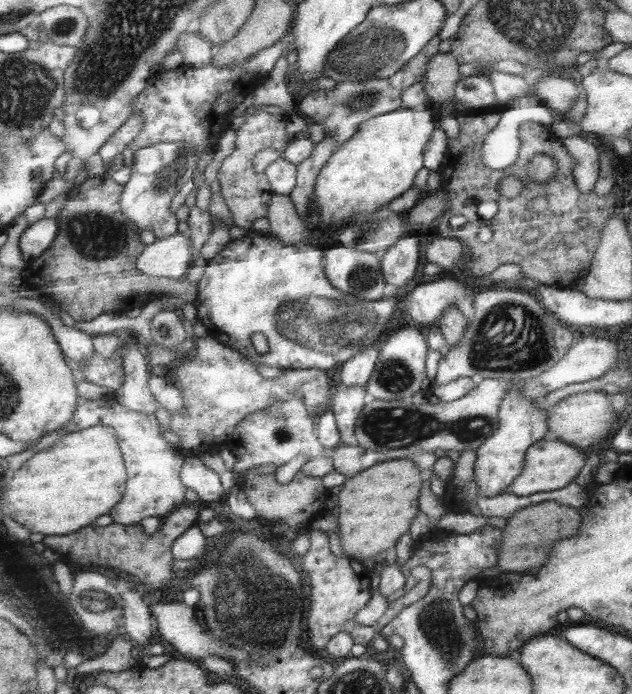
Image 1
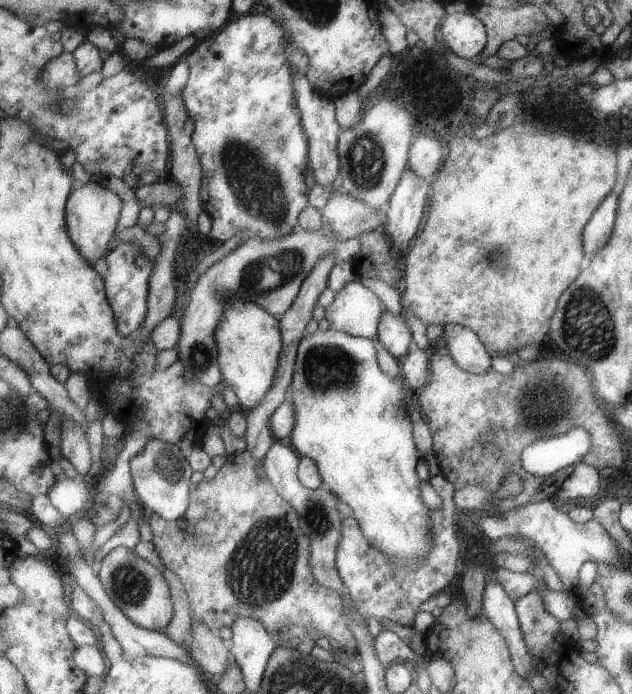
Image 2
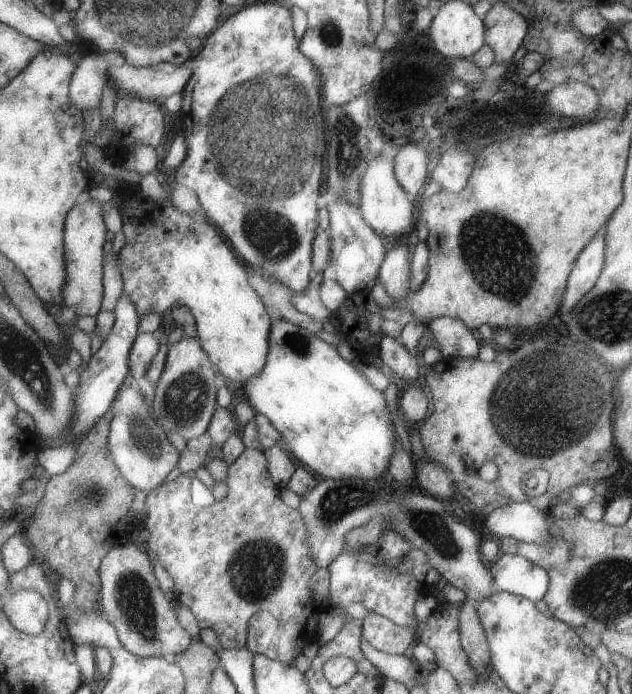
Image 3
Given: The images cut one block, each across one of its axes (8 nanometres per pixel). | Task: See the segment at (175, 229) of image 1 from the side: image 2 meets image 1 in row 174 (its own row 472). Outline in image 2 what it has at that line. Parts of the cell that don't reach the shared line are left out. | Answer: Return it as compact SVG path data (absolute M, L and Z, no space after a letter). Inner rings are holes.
M150 440L144 449L130 458L132 481L138 500L165 520L183 518L191 504L191 476L193 466L186 455L175 444L163 440Z

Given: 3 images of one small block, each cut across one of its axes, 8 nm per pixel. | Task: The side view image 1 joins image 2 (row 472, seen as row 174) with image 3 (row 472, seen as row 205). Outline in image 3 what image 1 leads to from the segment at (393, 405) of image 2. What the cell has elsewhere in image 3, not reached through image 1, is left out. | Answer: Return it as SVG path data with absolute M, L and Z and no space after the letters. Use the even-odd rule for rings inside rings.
M285 318L272 324L272 345L263 372L244 385L248 403L271 420L284 436L290 451L304 466L323 479L379 478L391 466L397 434L387 408L385 394L363 376L352 361L347 361L335 346L327 344L310 330Z

